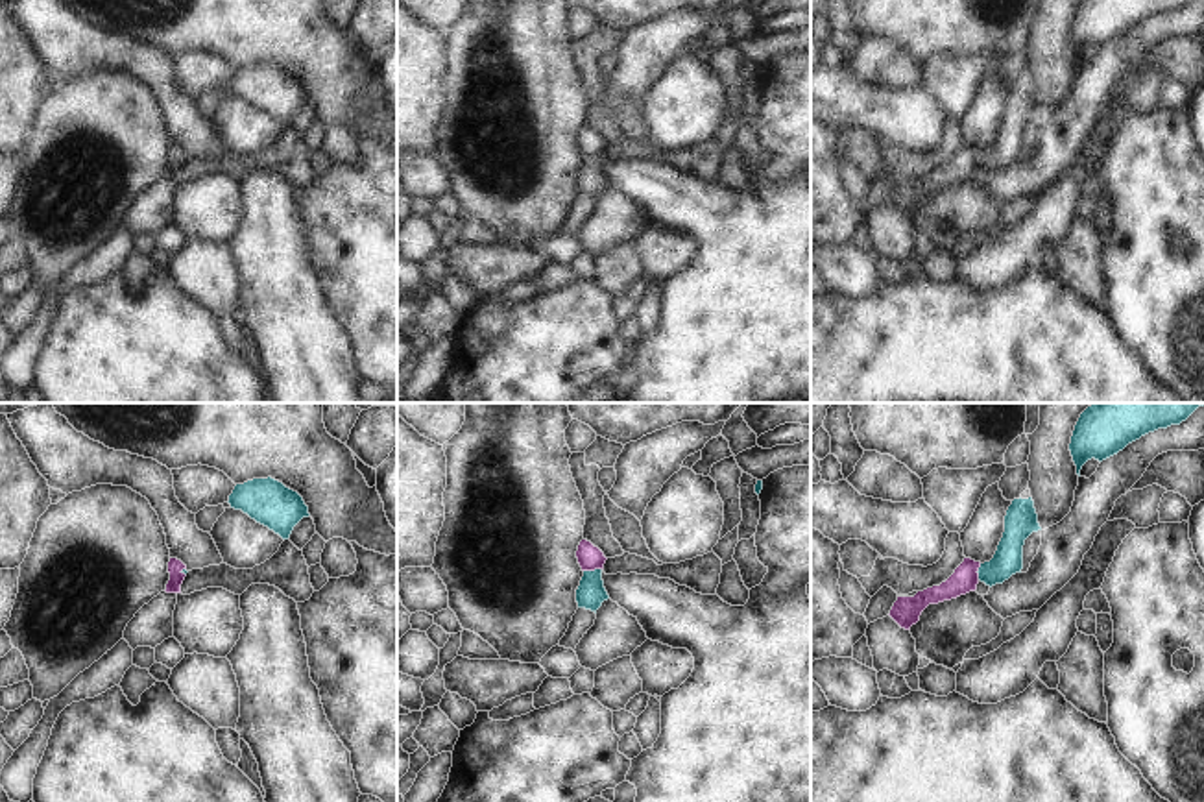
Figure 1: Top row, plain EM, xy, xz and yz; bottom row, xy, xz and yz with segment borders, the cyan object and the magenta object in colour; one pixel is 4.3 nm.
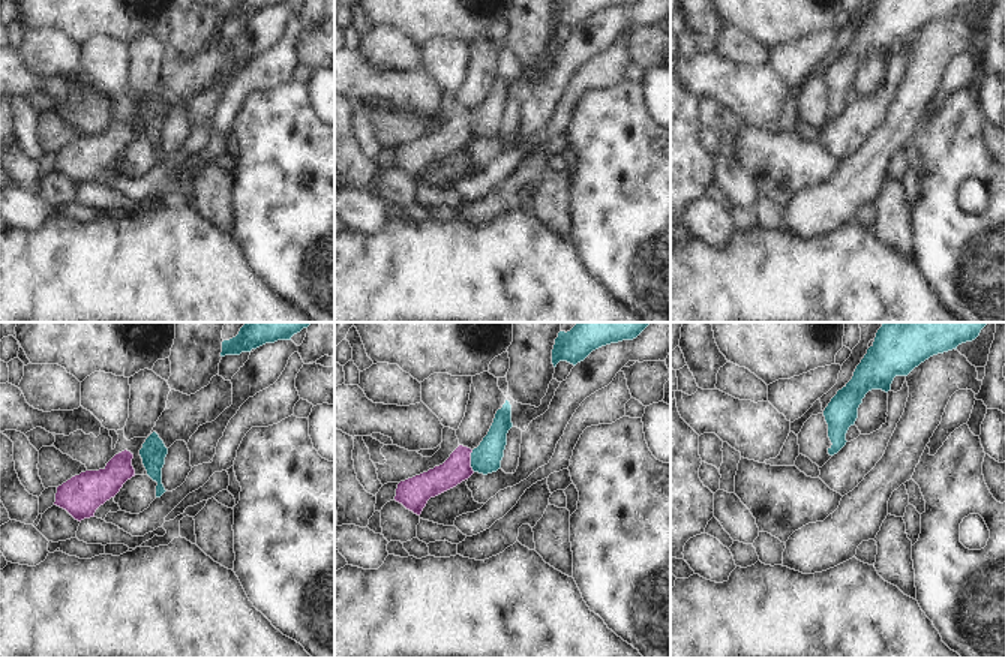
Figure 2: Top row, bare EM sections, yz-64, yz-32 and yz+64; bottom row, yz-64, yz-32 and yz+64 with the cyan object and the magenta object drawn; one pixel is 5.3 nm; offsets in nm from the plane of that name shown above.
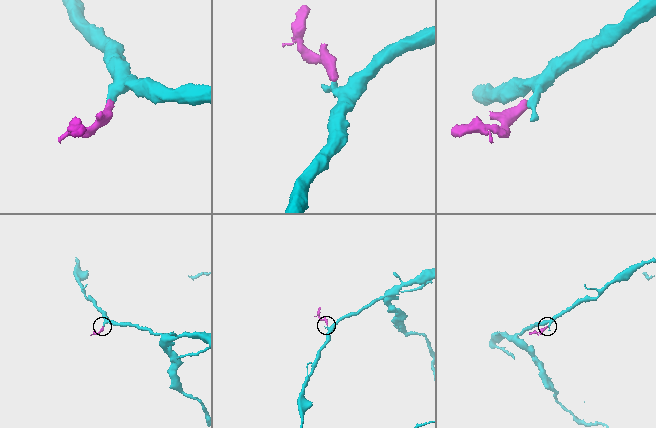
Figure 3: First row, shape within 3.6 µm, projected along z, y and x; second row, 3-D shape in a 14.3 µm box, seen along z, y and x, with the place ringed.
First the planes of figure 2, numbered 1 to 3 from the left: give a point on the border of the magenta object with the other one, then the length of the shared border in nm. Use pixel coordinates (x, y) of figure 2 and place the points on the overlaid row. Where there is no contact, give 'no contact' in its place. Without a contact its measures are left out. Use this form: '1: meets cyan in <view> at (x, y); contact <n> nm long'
1: no contact
2: meets cyan in yz-32 at (471, 460); contact 120 nm long
3: no contact

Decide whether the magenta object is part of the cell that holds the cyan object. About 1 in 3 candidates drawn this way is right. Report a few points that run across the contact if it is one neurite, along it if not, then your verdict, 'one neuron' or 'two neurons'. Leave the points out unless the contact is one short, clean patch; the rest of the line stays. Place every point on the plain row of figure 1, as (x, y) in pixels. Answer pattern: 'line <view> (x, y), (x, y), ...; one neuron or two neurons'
line xz (591, 180), (591, 157), (589, 143); one neuron

